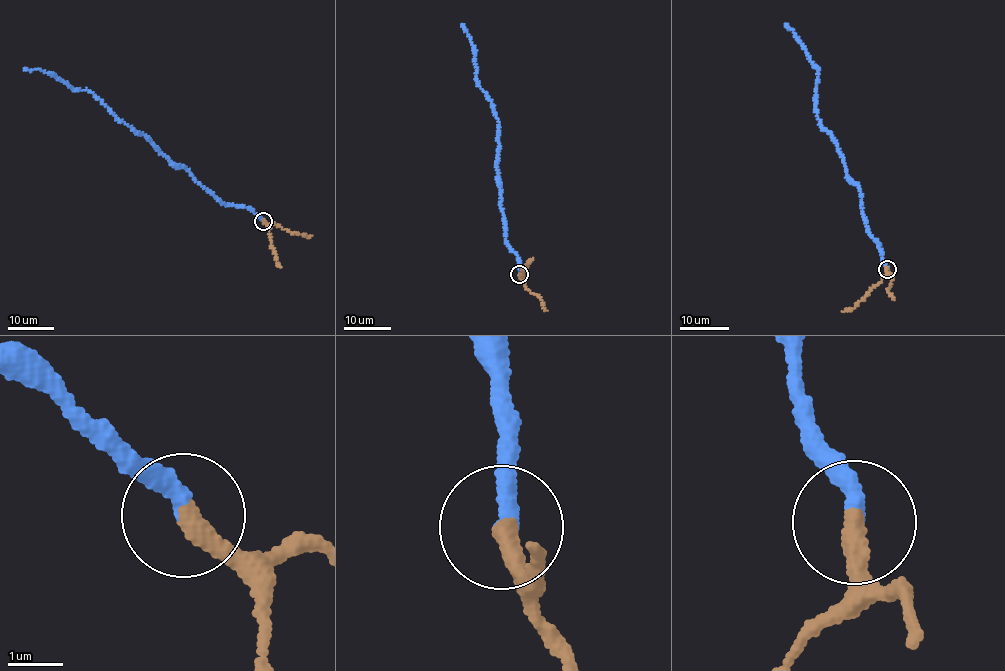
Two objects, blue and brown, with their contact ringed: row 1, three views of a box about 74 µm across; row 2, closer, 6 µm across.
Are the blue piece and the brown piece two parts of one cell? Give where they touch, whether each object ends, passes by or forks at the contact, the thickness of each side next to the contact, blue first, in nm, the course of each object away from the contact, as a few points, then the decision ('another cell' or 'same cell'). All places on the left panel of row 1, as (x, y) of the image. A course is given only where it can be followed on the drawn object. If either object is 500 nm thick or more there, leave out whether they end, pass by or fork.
place (263, 221); blue ends; brown ends; calibres 280 and 400 nm; course blue (263, 220), (245, 206), (222, 202), (87, 90), (77, 91), (54, 75), (39, 69), (24, 70); course brown (263, 220), (268, 226), (280, 267); another cell

